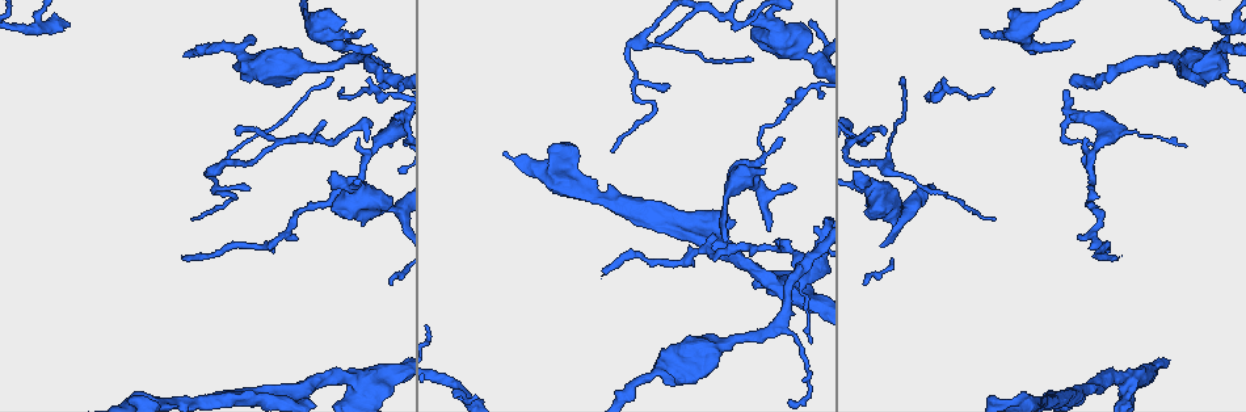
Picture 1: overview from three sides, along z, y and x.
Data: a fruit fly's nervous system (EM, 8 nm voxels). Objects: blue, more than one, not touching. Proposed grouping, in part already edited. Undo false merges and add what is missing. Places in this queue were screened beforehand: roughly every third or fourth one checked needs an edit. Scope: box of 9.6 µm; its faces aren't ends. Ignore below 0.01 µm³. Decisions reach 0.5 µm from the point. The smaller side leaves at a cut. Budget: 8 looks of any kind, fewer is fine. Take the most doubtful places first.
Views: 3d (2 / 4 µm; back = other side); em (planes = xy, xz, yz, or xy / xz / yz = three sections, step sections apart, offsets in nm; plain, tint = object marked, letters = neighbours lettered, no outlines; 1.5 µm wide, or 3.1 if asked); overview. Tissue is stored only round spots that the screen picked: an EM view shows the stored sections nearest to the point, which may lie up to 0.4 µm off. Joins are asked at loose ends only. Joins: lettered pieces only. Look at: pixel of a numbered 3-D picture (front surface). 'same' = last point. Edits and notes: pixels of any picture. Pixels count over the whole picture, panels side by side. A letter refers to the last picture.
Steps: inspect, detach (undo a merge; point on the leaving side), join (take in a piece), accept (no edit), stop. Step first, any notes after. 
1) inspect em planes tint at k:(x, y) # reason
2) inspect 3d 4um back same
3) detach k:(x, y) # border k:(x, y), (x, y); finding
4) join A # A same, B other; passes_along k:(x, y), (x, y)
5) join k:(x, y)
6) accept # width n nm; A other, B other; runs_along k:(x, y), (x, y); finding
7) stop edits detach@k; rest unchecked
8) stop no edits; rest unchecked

inspect 3d 2um at 1:(776, 288) # four or more arms meet

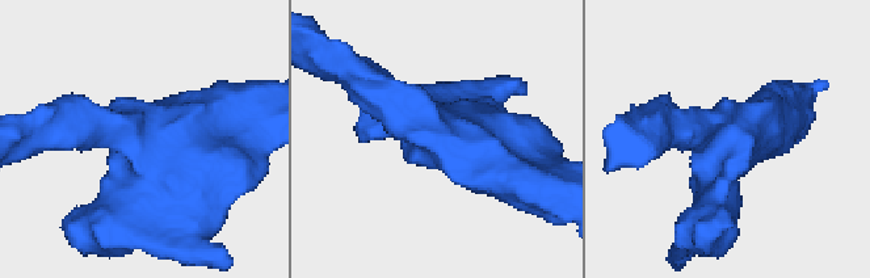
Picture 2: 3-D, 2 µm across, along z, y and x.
inspect em yz step 8 tint at 2:(139, 139)

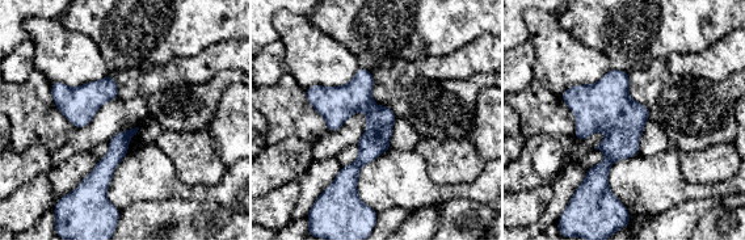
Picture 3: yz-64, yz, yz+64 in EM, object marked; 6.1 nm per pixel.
inspect em yz step 8 letters same # what lies round it

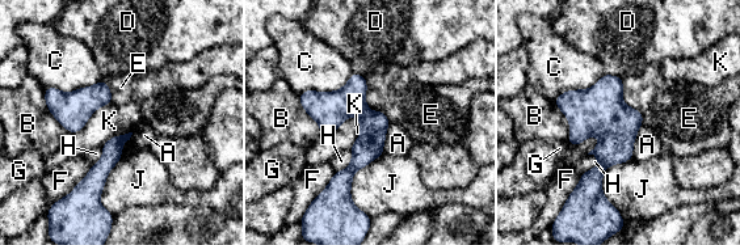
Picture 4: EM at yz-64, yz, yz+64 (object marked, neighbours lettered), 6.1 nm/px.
accept # longest_contact C 380 nm; A other, B other, C other, D other, E other, F other, G other, H other, J other, K other; continuous, no second cell

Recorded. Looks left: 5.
inspect em planes plain at 1:(349, 187)

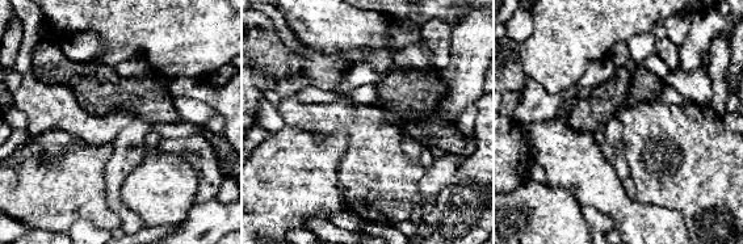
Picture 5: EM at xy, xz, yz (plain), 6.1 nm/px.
inspect em planes letters same

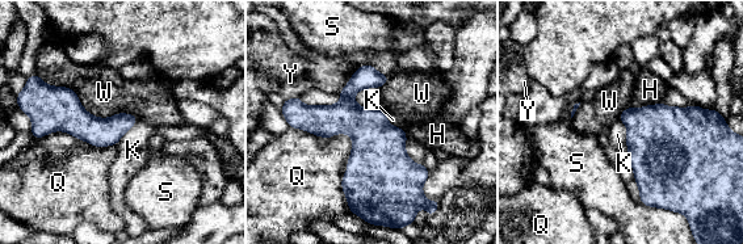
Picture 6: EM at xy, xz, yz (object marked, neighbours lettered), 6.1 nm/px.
accept # width 190 nm; H other, K other, Q other, S other, W other, Y other; border 6:(36, 72), (96, 117), (139, 120); continuous, no second cell

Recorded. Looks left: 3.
inspect em planes letters at 1:(364, 32) # thin end

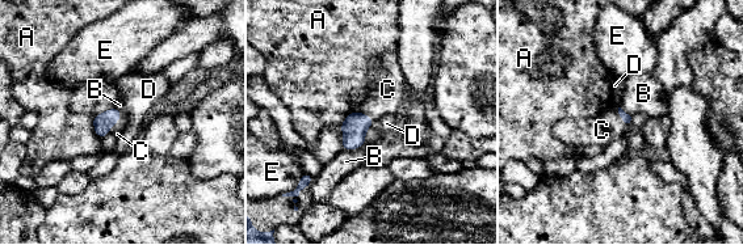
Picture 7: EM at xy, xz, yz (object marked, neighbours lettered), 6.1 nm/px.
join C # A other, B other, C same, D other, E other; passes_along 7:(103, 122), (114, 122), (117, 129); the cell continues

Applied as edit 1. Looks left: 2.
stop edits join@7; rest unchecked

